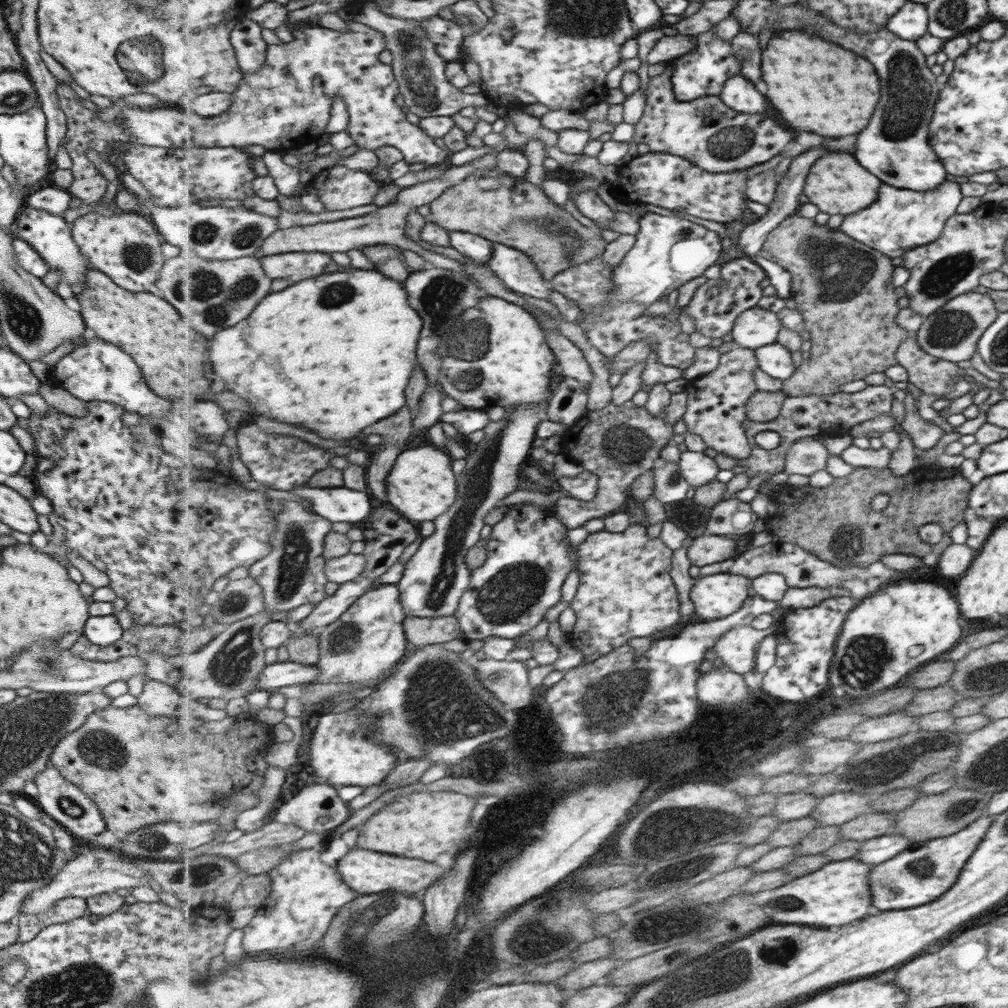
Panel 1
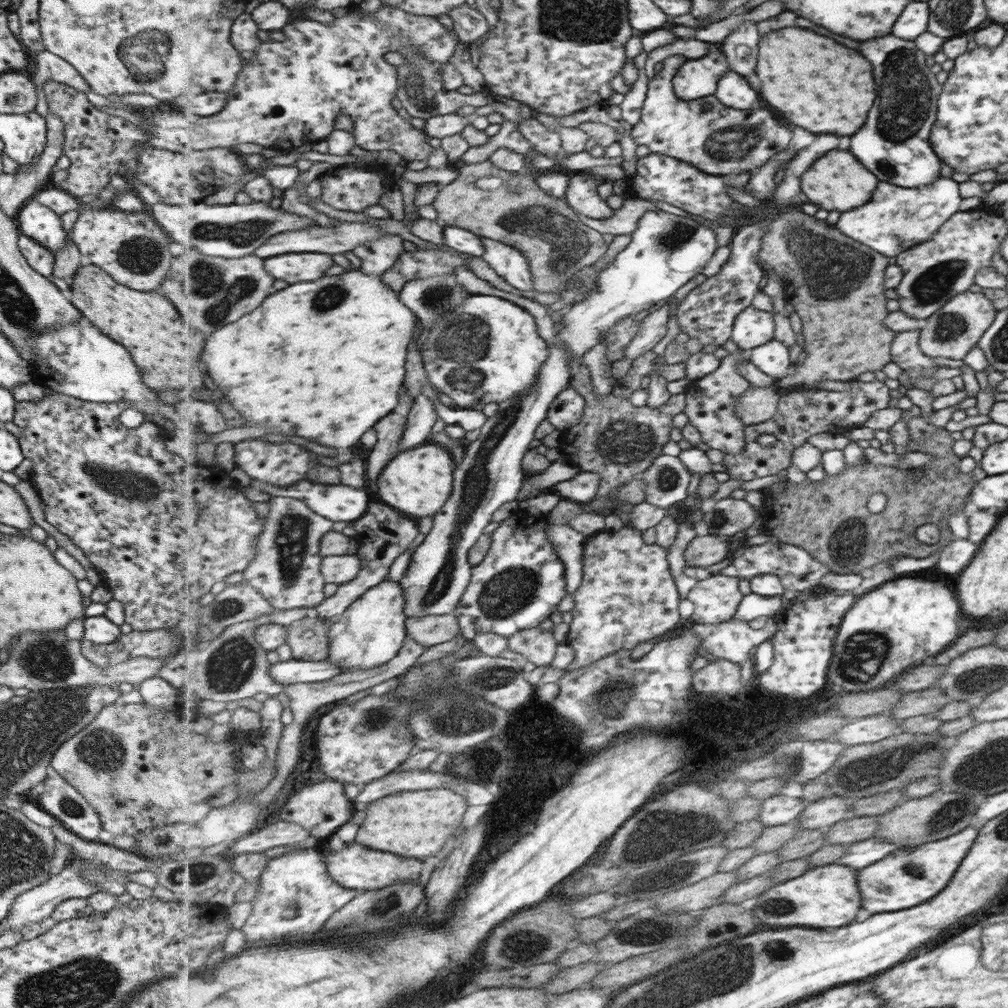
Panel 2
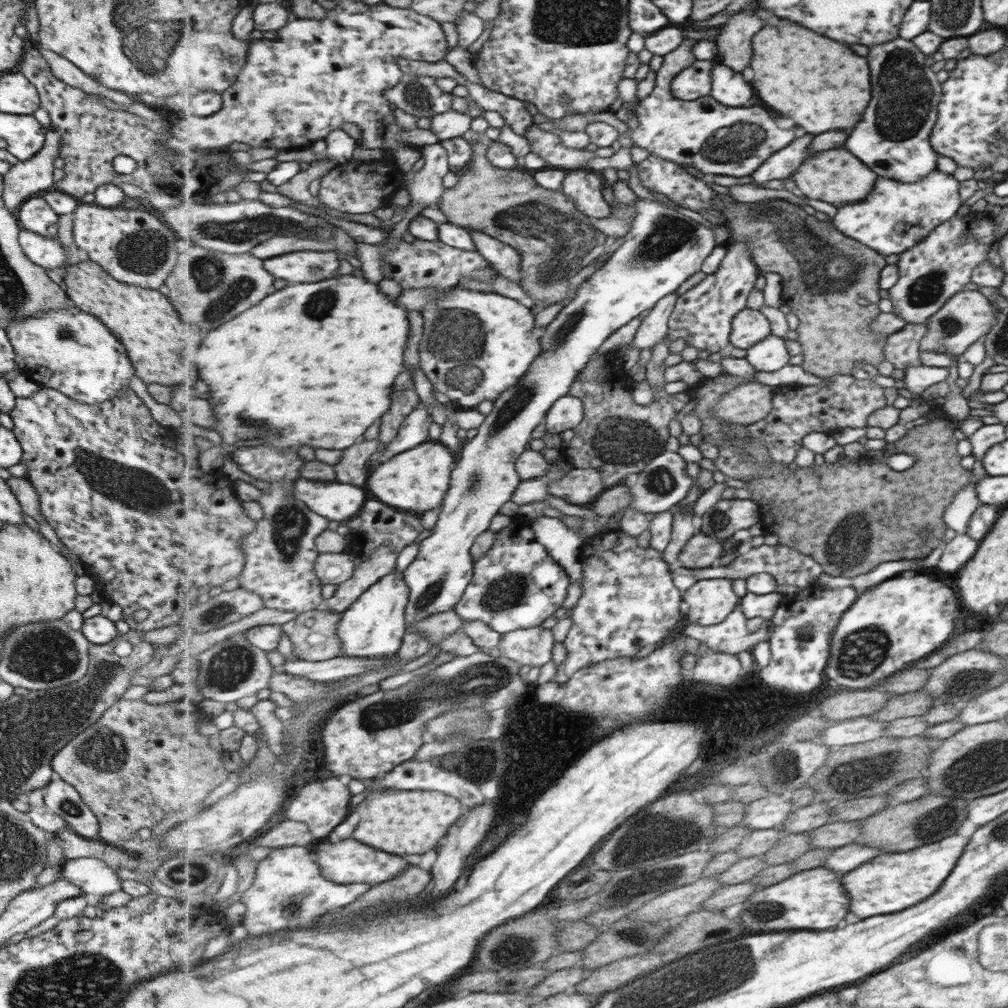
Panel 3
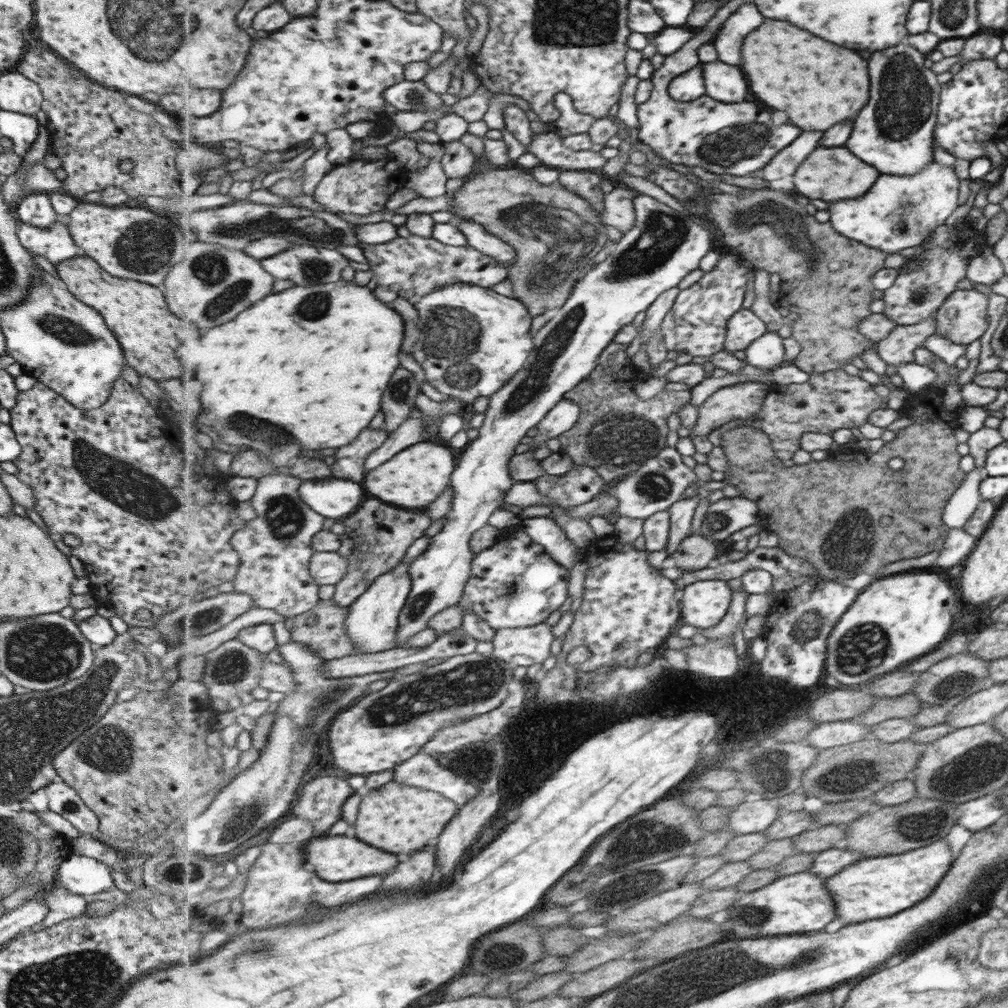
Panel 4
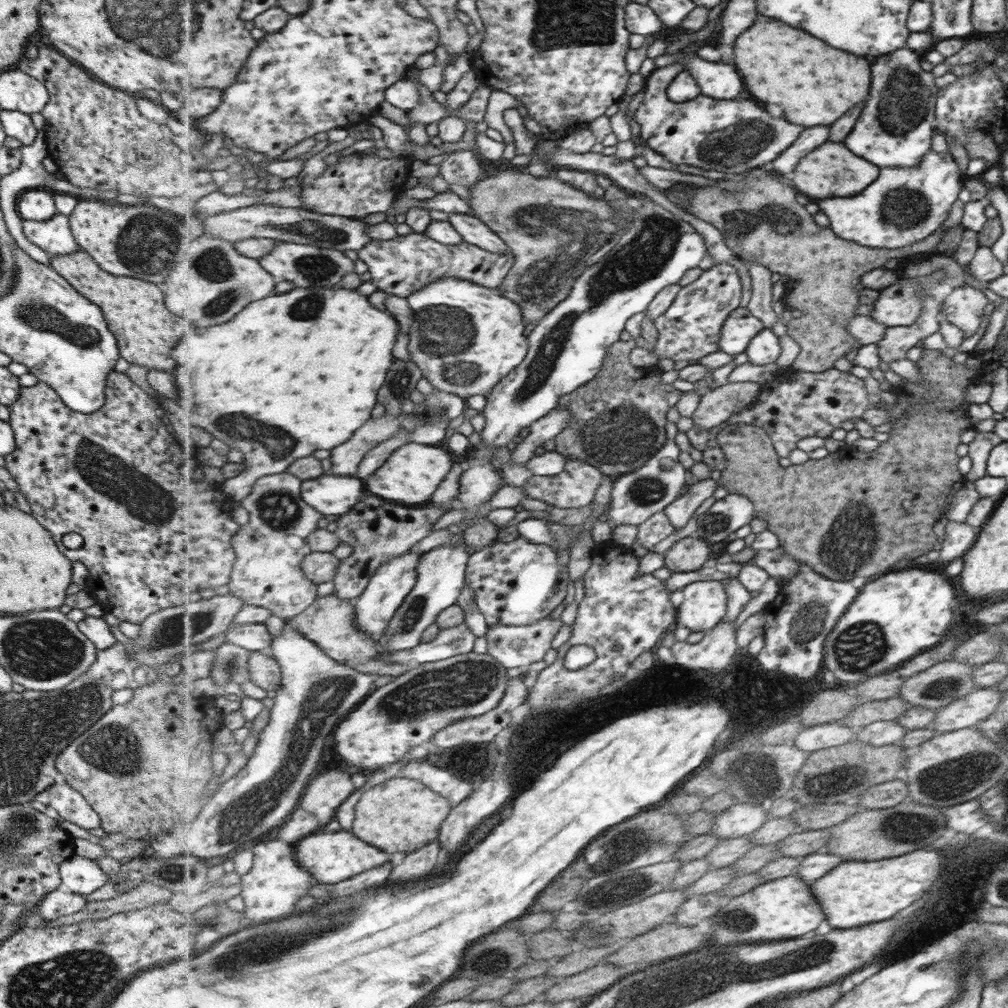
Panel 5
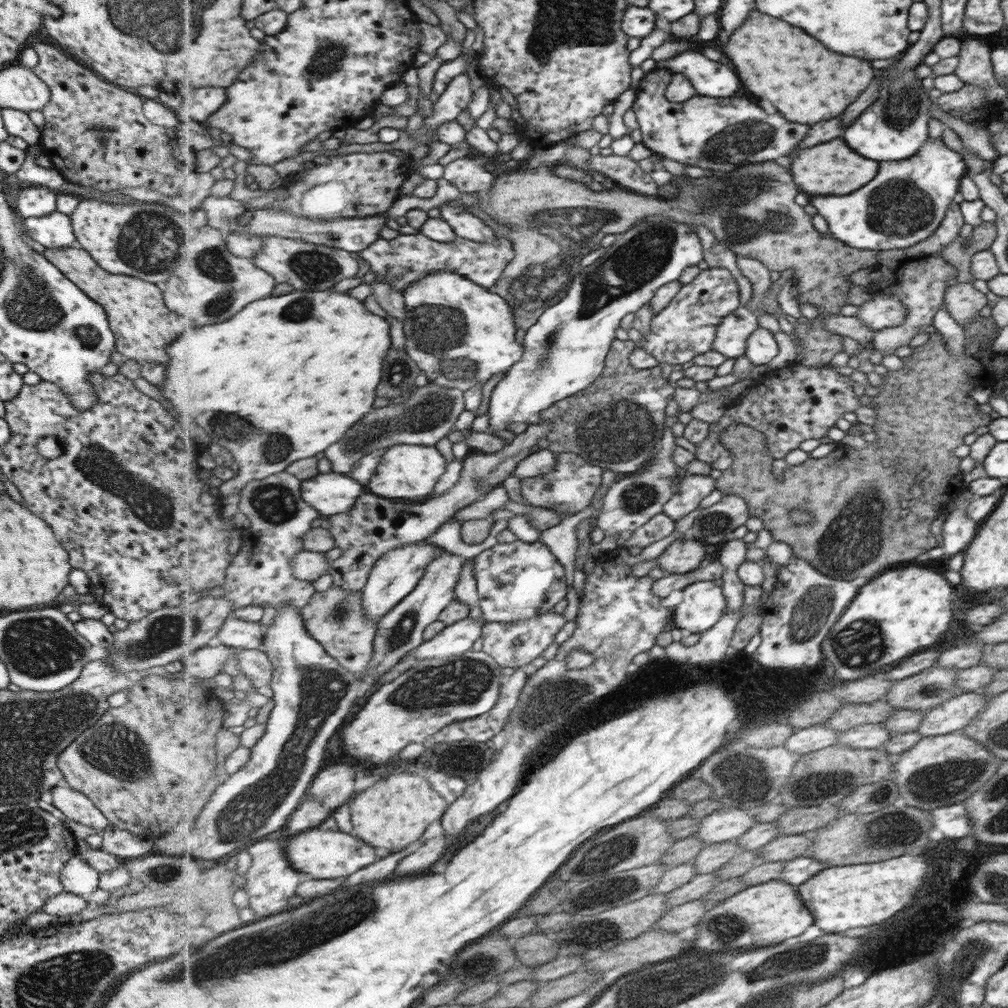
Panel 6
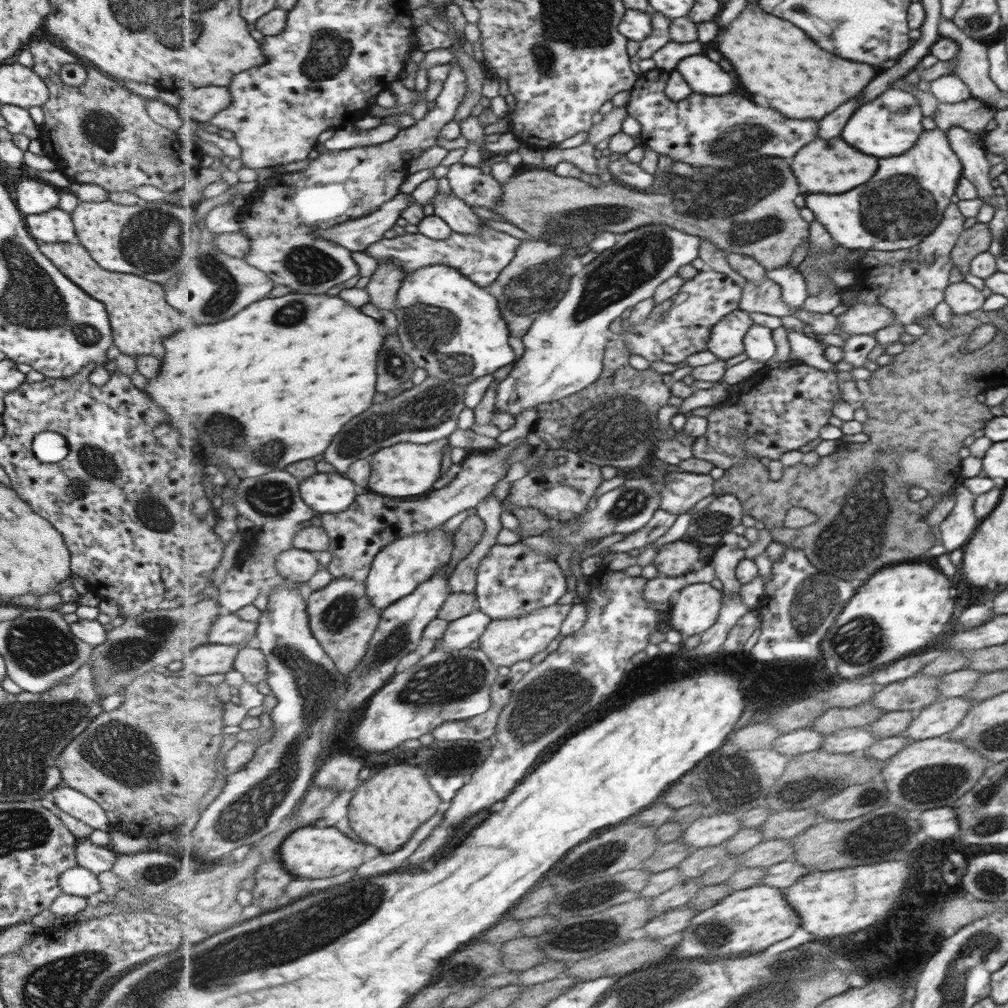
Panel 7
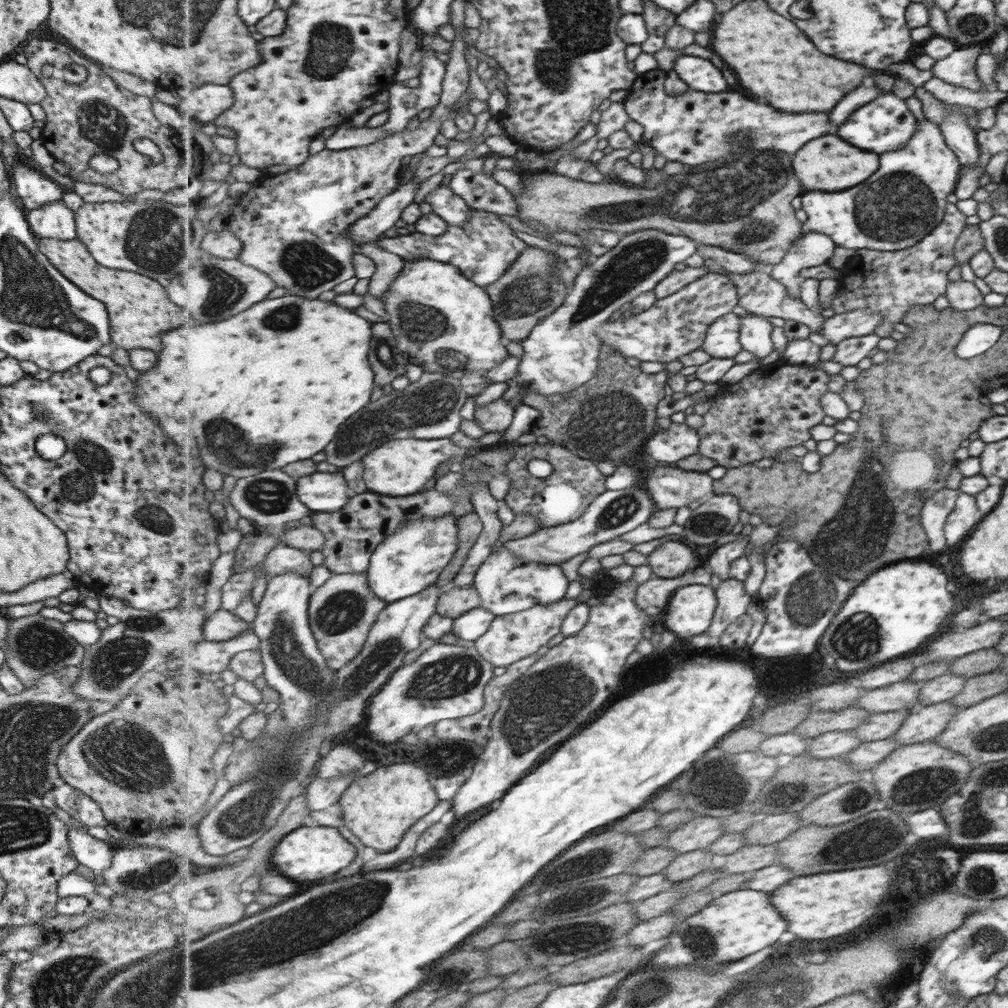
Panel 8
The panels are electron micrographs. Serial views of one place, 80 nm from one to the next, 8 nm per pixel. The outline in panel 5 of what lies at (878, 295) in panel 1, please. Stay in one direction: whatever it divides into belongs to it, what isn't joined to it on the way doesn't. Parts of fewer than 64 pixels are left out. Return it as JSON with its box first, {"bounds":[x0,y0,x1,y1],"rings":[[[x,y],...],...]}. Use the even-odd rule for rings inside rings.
{"bounds":[679,167,893,373],"rings":[[[767,167],[745,171],[741,176],[728,175],[719,182],[725,182],[725,184],[711,183],[702,187],[695,186],[694,195],[690,197],[690,208],[679,211],[690,212],[716,226],[723,233],[725,242],[740,258],[758,262],[773,273],[778,273],[779,276],[785,275],[788,278],[783,298],[787,298],[787,302],[794,304],[794,308],[803,310],[801,317],[787,323],[787,334],[791,335],[802,349],[792,367],[799,371],[814,373],[835,368],[835,360],[847,356],[852,349],[857,350],[863,346],[850,335],[846,328],[849,319],[855,316],[854,308],[860,305],[857,300],[861,290],[859,276],[873,268],[879,268],[885,260],[893,258],[893,254],[889,250],[875,250],[875,248],[855,244],[837,236],[838,233],[833,232],[830,226],[819,226],[813,214],[809,214],[807,208],[797,202],[797,190],[785,184],[783,176],[775,172],[767,172]]]}

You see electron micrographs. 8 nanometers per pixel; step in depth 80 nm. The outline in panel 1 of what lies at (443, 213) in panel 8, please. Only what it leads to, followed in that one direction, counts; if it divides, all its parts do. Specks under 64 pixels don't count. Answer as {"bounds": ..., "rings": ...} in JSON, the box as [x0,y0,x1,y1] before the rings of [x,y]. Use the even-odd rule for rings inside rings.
{"bounds":[487,242,551,300],"rings":[[[492,242],[492,255],[487,264],[509,289],[549,300],[551,285],[547,284],[542,272],[528,254],[506,244]]]}

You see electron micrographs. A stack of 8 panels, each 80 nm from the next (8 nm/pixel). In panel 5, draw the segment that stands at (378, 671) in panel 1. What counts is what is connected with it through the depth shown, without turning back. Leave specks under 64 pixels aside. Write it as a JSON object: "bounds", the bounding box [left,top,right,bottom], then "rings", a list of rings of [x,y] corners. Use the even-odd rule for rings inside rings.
{"bounds":[354,549,422,648],"rings":[[[412,549],[395,560],[385,562],[377,574],[371,578],[371,582],[363,594],[354,600],[355,624],[361,630],[371,633],[379,648],[381,636],[385,635],[386,628],[391,626],[391,620],[398,614],[399,608],[403,606],[407,596],[414,591],[414,587],[418,583],[418,567],[421,560],[422,554]]]}

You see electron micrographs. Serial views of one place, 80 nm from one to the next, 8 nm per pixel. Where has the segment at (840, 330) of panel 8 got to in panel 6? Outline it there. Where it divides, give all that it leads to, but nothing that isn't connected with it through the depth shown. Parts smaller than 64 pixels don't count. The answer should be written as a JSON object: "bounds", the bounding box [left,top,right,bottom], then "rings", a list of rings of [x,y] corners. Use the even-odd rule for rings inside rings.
{"bounds":[854,294,906,330],"rings":[[[875,294],[866,303],[859,305],[854,315],[863,326],[873,330],[900,325],[906,318],[904,306],[894,294]]]}

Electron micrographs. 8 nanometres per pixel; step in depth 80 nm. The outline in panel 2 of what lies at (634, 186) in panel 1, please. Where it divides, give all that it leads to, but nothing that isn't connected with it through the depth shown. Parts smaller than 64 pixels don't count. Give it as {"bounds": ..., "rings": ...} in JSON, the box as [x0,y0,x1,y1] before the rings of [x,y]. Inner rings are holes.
{"bounds":[629,153,735,222],"rings":[[[649,153],[637,161],[635,177],[629,179],[629,197],[665,202],[691,215],[716,222],[733,206],[733,200],[727,194],[729,178],[735,178],[735,176],[707,174],[702,169],[695,168],[695,165],[673,156]]]}

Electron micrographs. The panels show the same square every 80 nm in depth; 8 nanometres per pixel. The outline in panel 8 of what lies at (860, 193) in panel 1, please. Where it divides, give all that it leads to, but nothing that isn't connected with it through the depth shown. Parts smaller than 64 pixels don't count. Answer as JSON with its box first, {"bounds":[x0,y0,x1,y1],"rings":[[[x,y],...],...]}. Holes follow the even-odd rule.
{"bounds":[793,136,877,192],"rings":[[[823,136],[819,140],[811,140],[803,152],[795,154],[793,168],[797,176],[803,180],[805,190],[827,190],[827,192],[839,192],[847,190],[865,178],[869,178],[877,170],[877,154],[863,152],[855,146],[849,146],[839,136]]]}

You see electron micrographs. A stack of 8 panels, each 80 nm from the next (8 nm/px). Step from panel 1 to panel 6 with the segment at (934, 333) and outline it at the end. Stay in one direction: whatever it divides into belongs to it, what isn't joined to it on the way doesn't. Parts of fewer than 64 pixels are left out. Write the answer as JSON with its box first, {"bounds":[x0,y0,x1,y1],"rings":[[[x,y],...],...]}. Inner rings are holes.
{"bounds":[943,283,986,328],"rings":[[[958,283],[947,288],[943,304],[949,316],[965,328],[967,323],[986,305],[985,295],[969,283]]]}

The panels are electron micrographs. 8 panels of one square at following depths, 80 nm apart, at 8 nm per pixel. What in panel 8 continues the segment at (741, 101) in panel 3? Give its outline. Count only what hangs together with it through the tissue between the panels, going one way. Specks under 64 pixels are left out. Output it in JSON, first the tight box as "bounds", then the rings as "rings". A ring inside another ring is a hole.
{"bounds":[672,55,729,93],"rings":[[[681,55],[674,62],[672,70],[675,70],[690,88],[695,88],[695,91],[719,93],[721,90],[729,90],[727,80],[711,60]]]}

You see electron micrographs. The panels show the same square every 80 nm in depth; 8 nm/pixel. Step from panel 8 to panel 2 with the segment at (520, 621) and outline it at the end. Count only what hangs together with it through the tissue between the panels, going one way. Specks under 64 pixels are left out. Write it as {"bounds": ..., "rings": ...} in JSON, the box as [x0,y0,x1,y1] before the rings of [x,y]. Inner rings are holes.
{"bounds":[508,627,558,666],"rings":[[[535,627],[520,630],[508,638],[508,649],[518,652],[536,666],[548,666],[555,660],[558,642],[552,631]]]}

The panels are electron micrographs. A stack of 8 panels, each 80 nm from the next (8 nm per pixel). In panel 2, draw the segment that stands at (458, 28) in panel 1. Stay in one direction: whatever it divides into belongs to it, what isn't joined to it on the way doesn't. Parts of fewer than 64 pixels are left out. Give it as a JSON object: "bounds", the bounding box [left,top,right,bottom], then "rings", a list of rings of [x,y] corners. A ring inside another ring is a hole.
{"bounds":[142,4,461,161],"rings":[[[383,4],[382,8],[379,9],[374,15],[368,15],[364,13],[361,8],[359,11],[349,11],[344,17],[335,17],[330,23],[322,23],[313,19],[301,19],[300,21],[290,22],[286,27],[282,28],[282,32],[286,39],[281,42],[269,41],[262,42],[257,48],[253,60],[246,64],[243,68],[243,72],[239,74],[237,84],[231,92],[227,92],[228,104],[225,106],[225,110],[214,114],[213,116],[202,117],[196,114],[185,114],[179,113],[177,110],[173,112],[142,112],[143,118],[146,119],[149,125],[148,131],[143,131],[145,134],[149,134],[149,139],[145,141],[146,147],[167,149],[169,151],[178,152],[179,150],[195,150],[201,149],[214,149],[214,148],[233,148],[238,144],[253,143],[260,145],[263,148],[288,148],[290,150],[297,149],[299,146],[314,144],[318,141],[327,139],[335,131],[335,122],[337,122],[337,116],[339,114],[347,114],[354,123],[353,136],[356,140],[356,146],[369,150],[369,151],[381,151],[381,150],[396,150],[401,156],[407,161],[412,160],[428,160],[431,153],[435,150],[431,148],[431,144],[427,142],[428,135],[425,130],[417,130],[409,124],[408,120],[401,118],[400,114],[397,114],[397,110],[391,106],[391,102],[395,100],[395,96],[398,95],[399,90],[399,72],[398,67],[389,64],[386,58],[386,54],[390,52],[402,52],[406,46],[412,46],[414,52],[420,52],[422,56],[426,56],[427,59],[435,61],[439,64],[449,63],[457,44],[461,42],[456,31],[452,28],[447,29],[437,17],[432,16],[419,16],[415,13],[405,12],[399,7],[392,7],[391,5]]]}

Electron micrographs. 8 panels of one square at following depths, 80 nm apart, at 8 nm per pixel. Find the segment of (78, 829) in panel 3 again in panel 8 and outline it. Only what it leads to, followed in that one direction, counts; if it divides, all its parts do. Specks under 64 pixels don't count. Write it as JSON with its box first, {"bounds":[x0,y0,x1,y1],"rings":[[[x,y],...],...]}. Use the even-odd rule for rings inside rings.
{"bounds":[50,782,108,828],"rings":[[[58,782],[50,791],[55,806],[72,816],[75,821],[85,828],[92,826],[105,828],[108,824],[100,806],[80,790],[74,789],[65,782]]]}

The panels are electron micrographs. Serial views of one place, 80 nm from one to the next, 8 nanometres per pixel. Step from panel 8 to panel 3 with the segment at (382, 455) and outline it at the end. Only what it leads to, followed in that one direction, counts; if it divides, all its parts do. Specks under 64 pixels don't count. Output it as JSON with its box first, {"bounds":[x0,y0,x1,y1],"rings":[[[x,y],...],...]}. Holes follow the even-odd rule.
{"bounds":[369,440,456,515],"rings":[[[427,440],[417,448],[397,454],[389,462],[381,464],[371,472],[369,490],[383,502],[403,511],[420,515],[427,510],[441,507],[450,491],[452,475],[456,467],[449,447],[441,442]]]}

